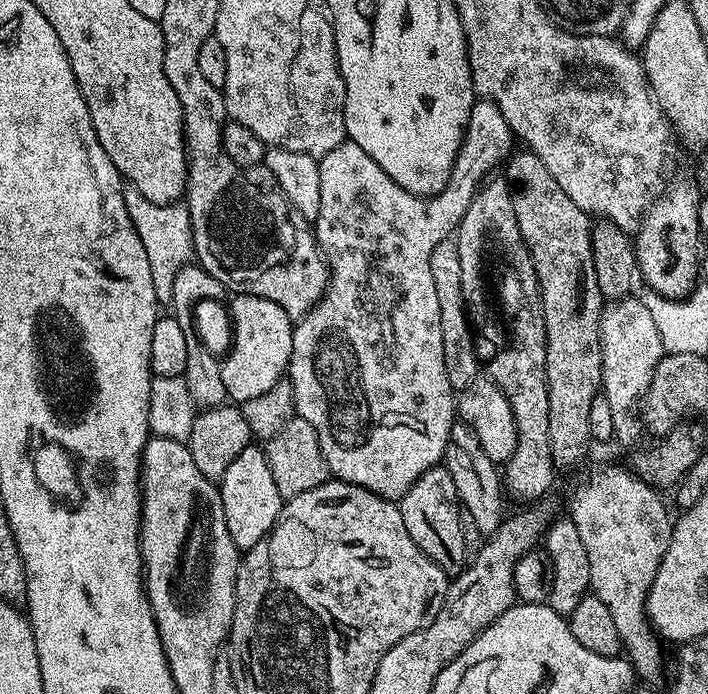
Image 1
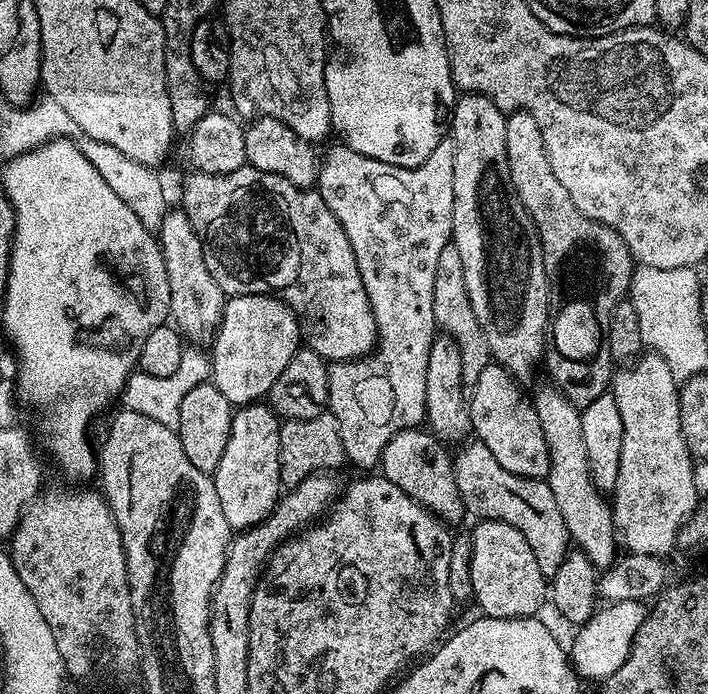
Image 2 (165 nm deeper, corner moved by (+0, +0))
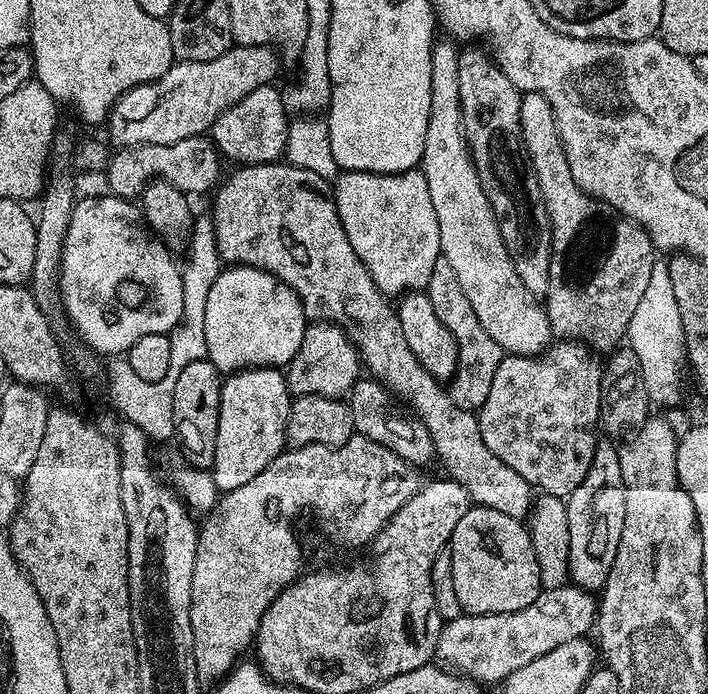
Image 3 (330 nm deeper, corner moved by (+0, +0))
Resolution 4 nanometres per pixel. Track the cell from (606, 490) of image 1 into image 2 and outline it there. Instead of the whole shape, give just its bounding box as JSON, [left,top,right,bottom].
[534,382,618,570]

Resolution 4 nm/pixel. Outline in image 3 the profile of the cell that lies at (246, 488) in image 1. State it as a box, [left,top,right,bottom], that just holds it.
[212,367,293,493]

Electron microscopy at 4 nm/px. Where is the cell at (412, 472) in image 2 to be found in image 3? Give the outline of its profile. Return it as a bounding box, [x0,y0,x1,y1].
[346,378,436,466]

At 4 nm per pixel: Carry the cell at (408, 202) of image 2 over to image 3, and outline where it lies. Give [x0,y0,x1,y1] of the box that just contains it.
[330,167,442,298]

